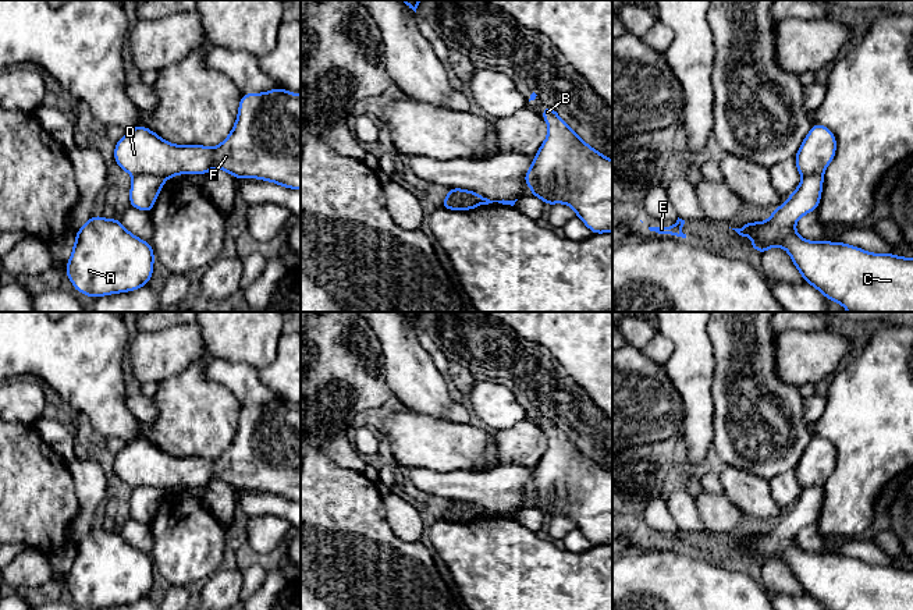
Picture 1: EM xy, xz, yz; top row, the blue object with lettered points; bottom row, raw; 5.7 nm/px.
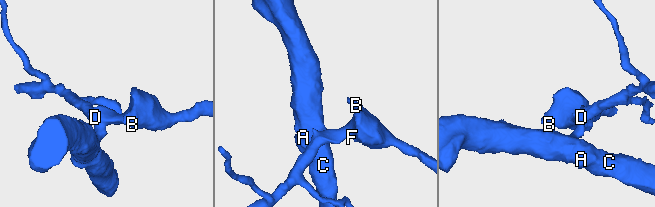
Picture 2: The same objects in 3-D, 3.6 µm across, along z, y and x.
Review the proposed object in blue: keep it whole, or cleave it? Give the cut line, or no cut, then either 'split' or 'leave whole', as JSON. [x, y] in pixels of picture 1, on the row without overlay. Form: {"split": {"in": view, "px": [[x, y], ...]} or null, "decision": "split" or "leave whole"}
{"split": {"in": "xz", "px": [[462, 507], [457, 507], [451, 513], [453, 521]]}, "decision": "split"}

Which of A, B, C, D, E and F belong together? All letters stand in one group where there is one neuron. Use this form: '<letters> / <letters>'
A C E / B D F

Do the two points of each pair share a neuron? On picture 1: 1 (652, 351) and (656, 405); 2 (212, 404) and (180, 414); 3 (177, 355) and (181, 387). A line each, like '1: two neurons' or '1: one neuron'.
1: two neurons
2: one neuron
3: two neurons

